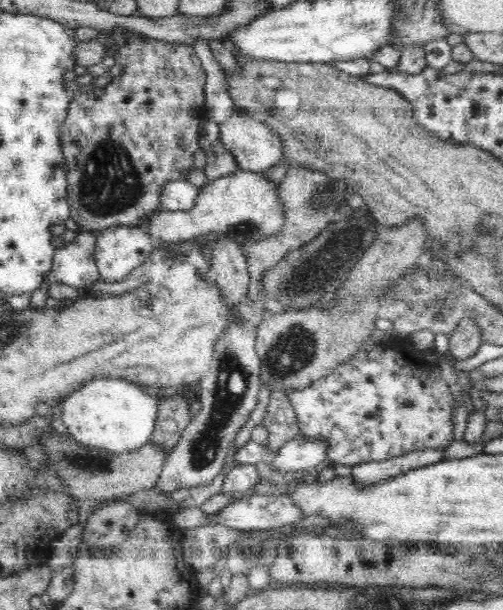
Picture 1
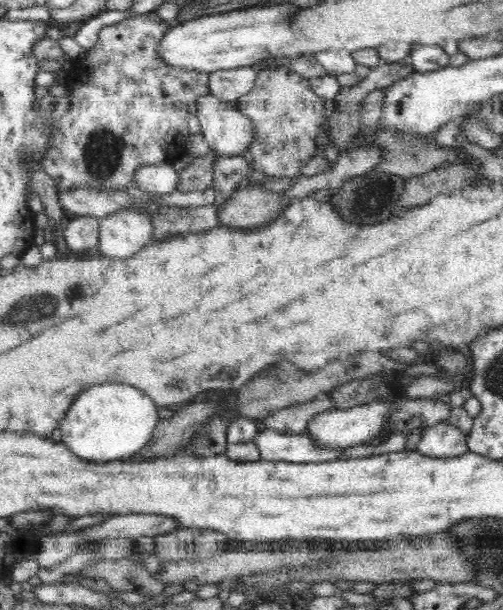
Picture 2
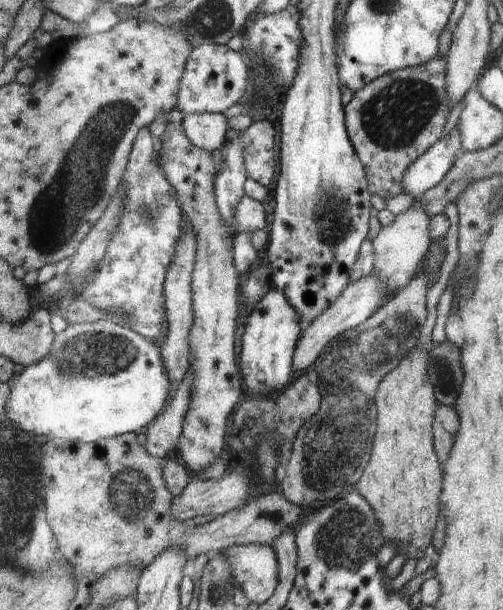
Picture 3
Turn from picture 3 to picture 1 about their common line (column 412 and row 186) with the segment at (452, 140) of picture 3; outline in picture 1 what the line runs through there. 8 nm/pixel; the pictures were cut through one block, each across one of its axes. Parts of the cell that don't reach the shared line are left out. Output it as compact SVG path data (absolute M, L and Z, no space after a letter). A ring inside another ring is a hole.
M175 180L167 182L160 193L162 209L169 212L192 210L196 206L196 198L201 189L198 189L188 180Z

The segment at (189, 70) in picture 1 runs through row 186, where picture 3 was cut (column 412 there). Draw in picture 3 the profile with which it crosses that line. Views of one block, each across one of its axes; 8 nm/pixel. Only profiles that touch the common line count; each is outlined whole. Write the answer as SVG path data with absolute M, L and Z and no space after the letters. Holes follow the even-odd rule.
M438 55L424 64L382 75L357 90L343 107L346 130L366 173L371 195L378 194L387 201L403 192L402 177L406 169L443 136L450 113L445 91L446 63L446 57Z

